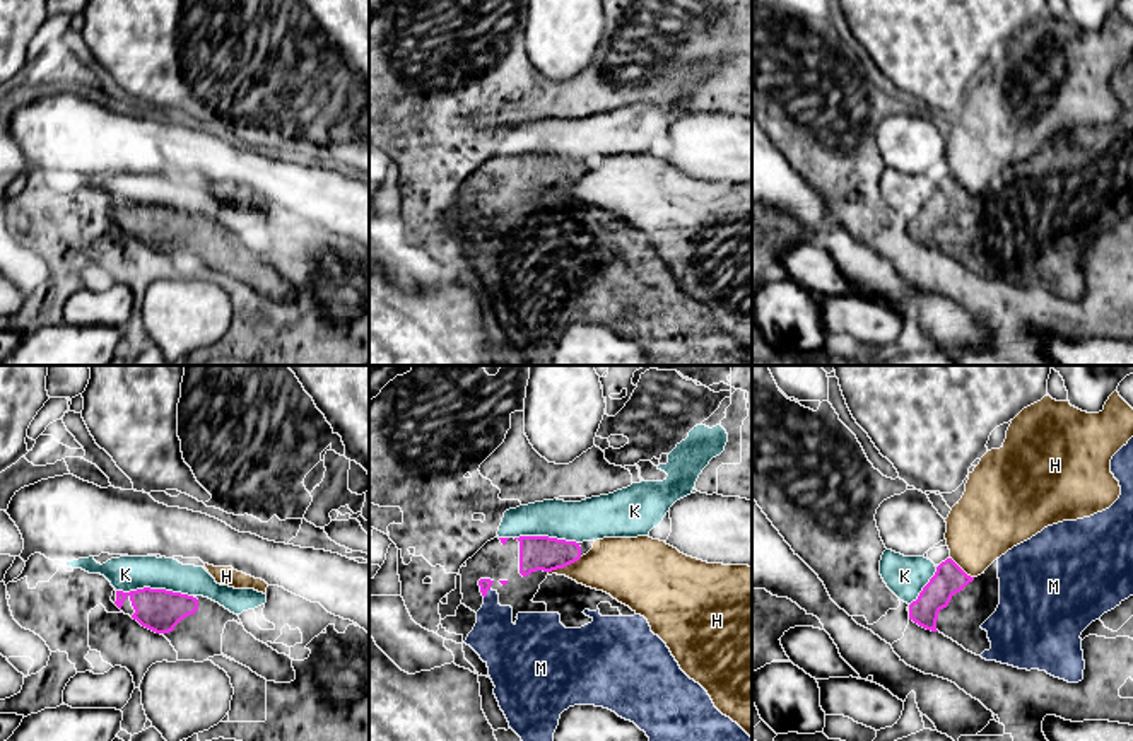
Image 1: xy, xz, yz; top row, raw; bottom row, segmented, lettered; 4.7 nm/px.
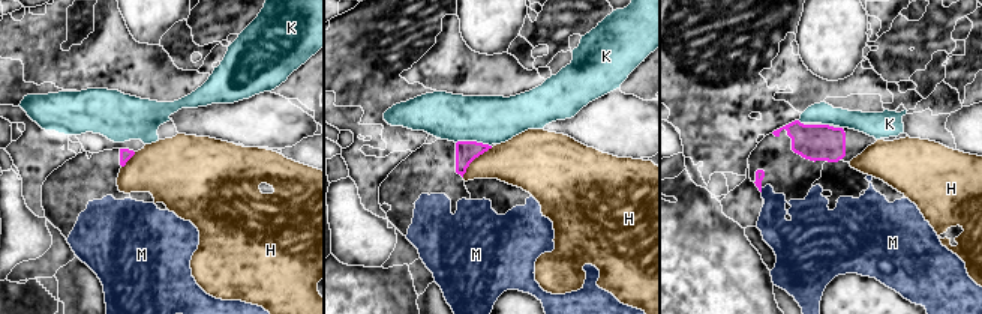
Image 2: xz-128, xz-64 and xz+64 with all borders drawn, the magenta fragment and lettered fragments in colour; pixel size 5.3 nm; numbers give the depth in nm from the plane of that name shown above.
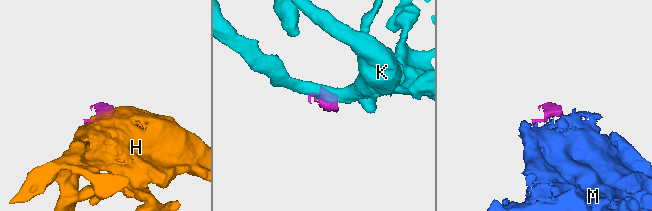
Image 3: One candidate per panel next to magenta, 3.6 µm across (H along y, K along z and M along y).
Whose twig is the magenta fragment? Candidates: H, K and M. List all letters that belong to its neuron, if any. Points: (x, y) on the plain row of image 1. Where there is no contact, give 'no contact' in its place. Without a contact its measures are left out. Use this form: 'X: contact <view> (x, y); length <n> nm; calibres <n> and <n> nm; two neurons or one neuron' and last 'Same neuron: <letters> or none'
H: contact xz (564, 183); length 180 nm; calibres 160 and 280 nm; two neurons
K: contact xy (154, 207); length 360 nm; calibres 200 and 160 nm; two neurons
M: contact xz (486, 210); length 60 nm; calibres 50 and 220 nm; one neuron
Same neuron: M

